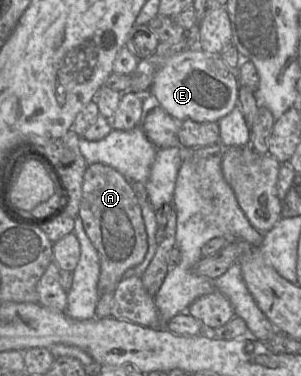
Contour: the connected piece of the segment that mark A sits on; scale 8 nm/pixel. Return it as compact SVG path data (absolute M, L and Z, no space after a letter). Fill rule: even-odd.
M101 163L88 165L83 177L79 217L99 256L99 294L114 292L123 274L139 265L148 249L141 207L131 183L110 166Z

